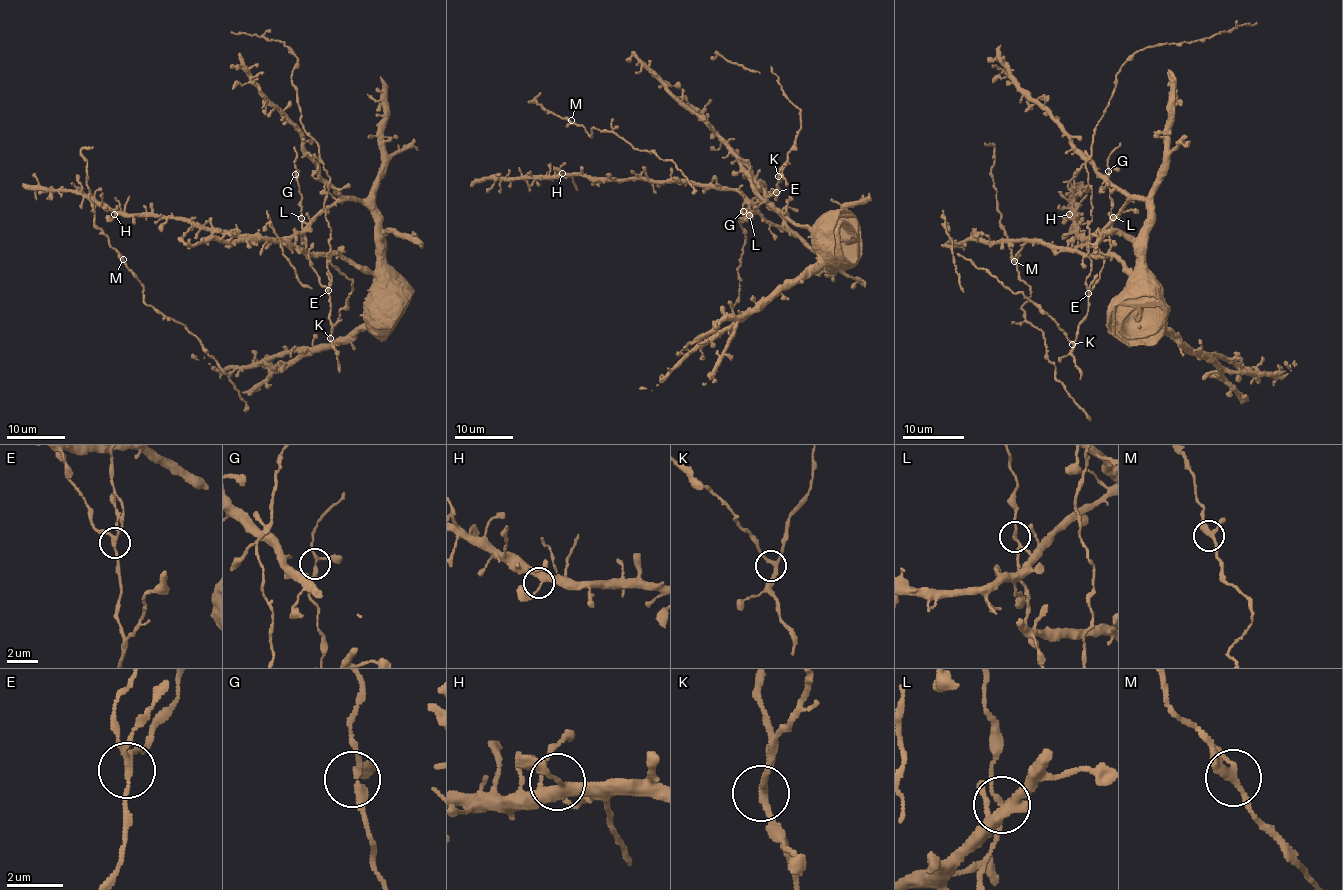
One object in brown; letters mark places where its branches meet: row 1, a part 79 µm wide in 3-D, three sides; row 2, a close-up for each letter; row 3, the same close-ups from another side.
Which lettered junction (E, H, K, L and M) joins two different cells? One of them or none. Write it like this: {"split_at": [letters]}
{"split_at": []}

